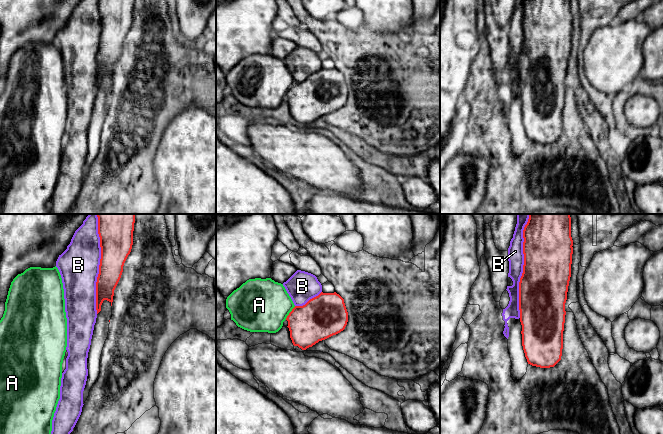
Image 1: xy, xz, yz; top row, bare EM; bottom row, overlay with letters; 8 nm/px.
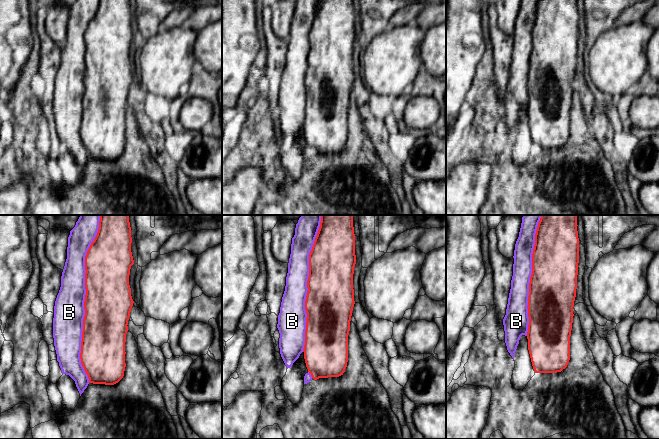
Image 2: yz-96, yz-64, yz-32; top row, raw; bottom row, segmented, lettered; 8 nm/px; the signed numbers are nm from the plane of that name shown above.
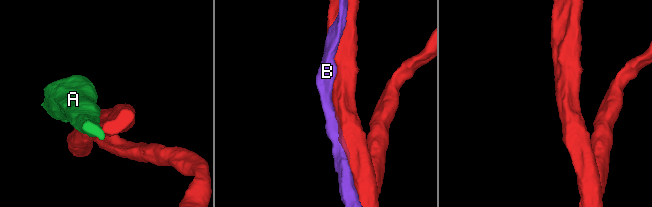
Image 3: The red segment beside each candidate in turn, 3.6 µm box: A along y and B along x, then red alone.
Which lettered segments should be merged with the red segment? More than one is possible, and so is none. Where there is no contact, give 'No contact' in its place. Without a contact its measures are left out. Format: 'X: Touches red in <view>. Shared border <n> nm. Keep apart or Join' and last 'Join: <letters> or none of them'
A: Touches red in xz. Shared border 140 nm. Keep apart
B: Touches red in yz. Shared border 850 nm. Join
Join: B

